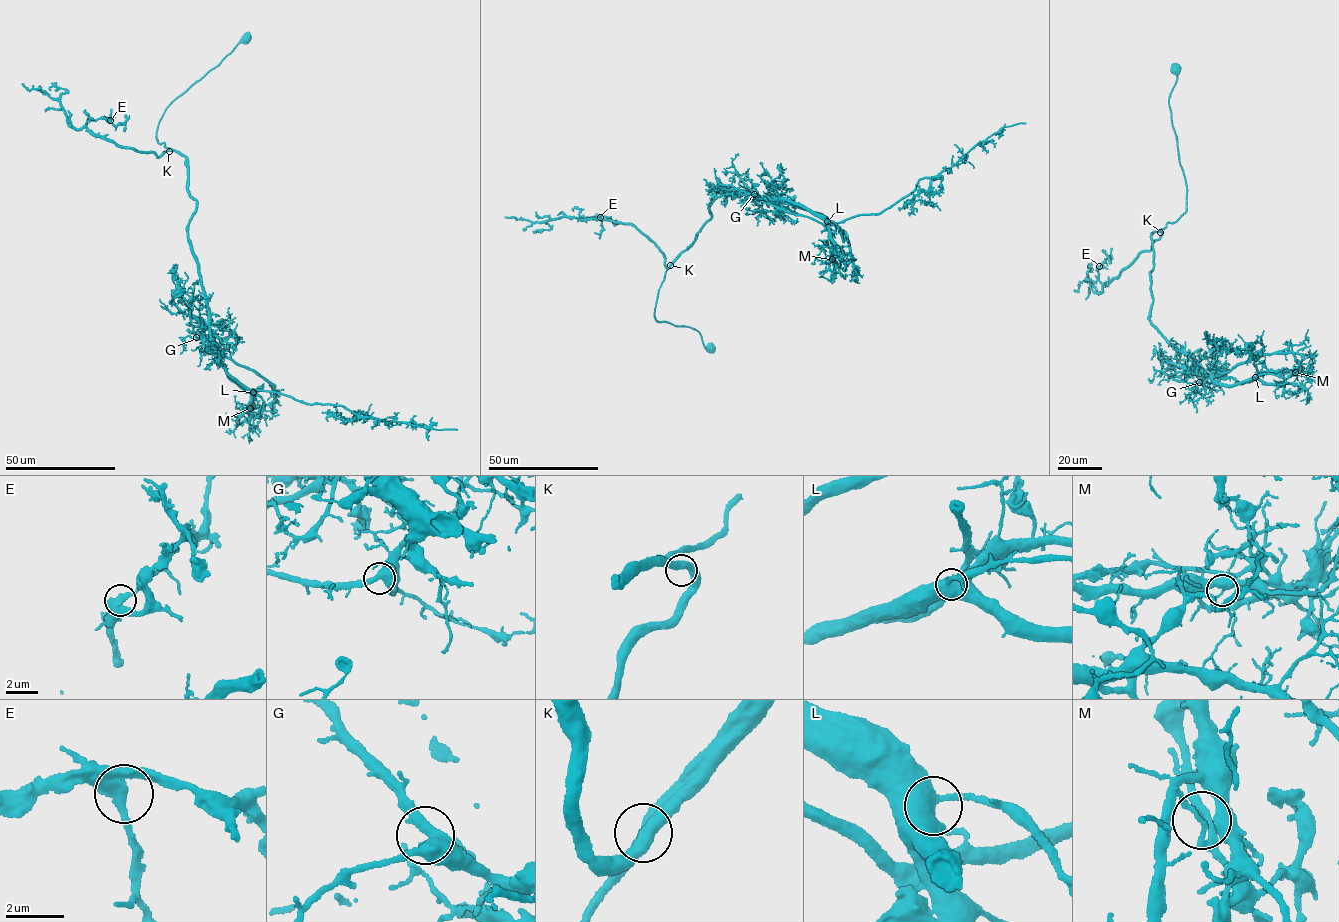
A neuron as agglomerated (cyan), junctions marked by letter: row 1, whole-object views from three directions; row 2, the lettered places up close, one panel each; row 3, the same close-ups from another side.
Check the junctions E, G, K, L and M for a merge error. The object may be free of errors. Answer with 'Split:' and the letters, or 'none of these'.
Split: M

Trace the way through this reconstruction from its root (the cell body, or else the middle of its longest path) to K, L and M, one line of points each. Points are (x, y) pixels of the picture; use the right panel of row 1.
K: (1176, 69), (1176, 82), (1168, 105), (1187, 187), (1186, 212), (1175, 221), (1166, 224), (1160, 232)
L: (1176, 69), (1168, 105), (1187, 187), (1186, 212), (1151, 234), (1149, 321), (1210, 379), (1229, 385), (1255, 377)
M: (1176, 69), (1168, 105), (1186, 212), (1151, 234), (1149, 321), (1212, 376), (1242, 383), (1263, 372), (1295, 373)

